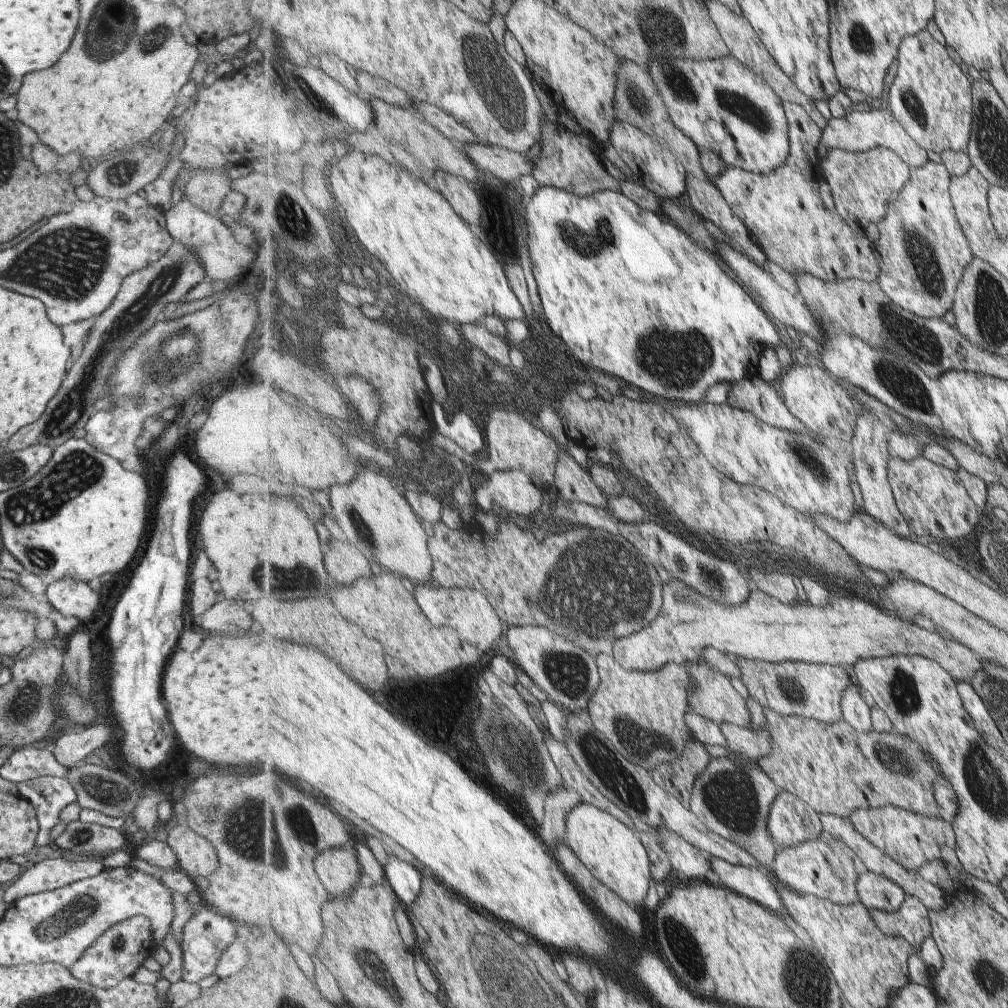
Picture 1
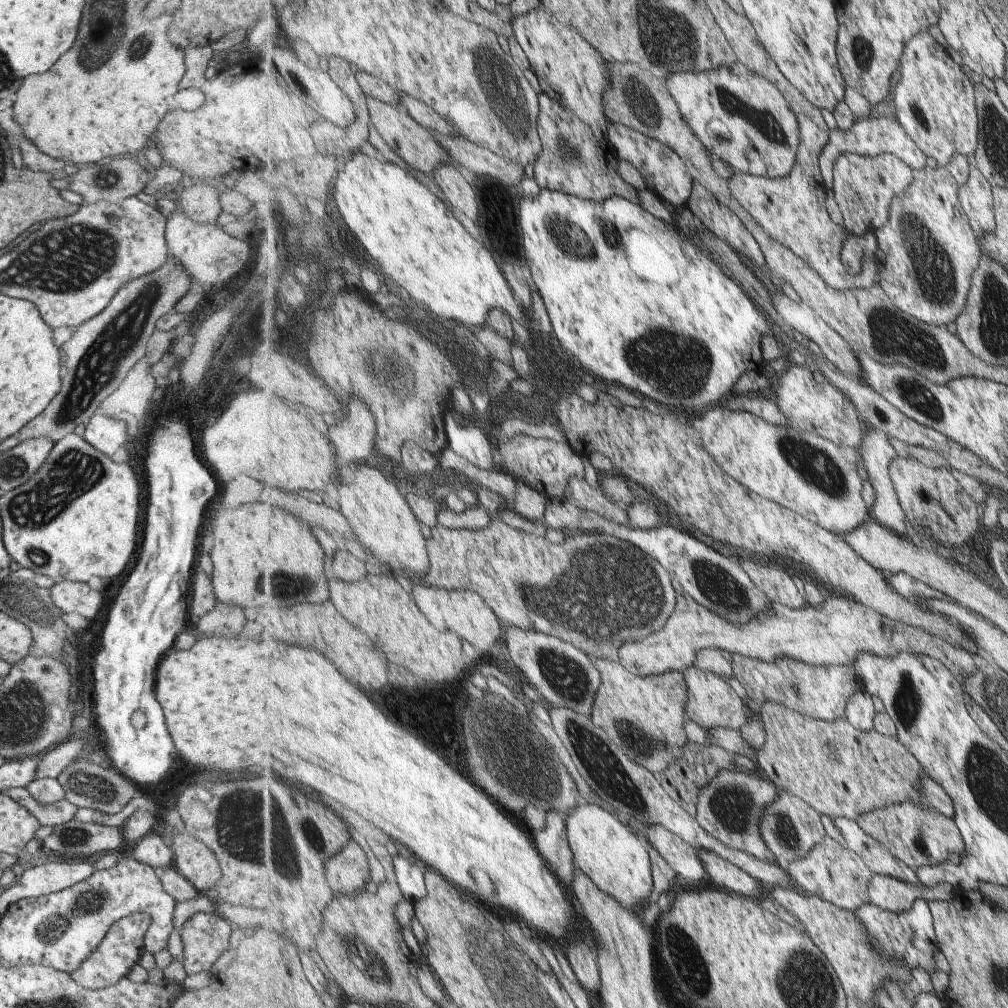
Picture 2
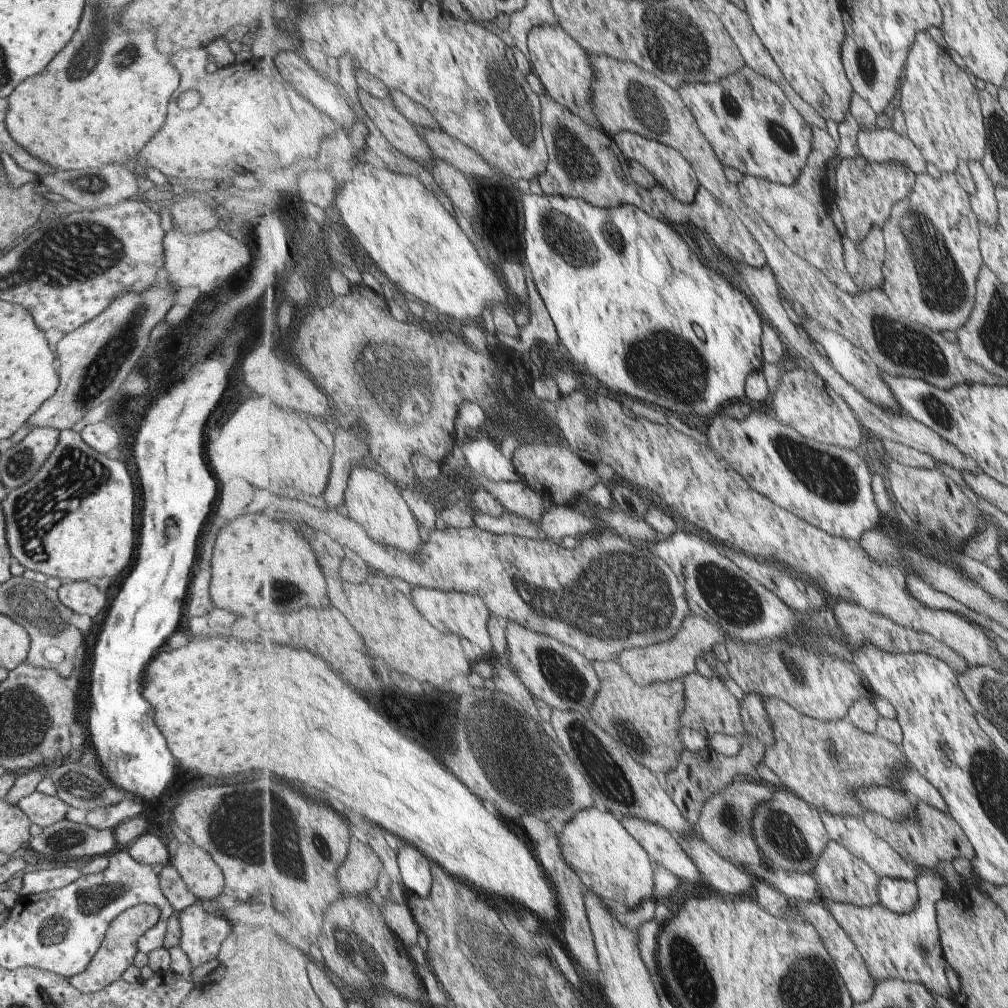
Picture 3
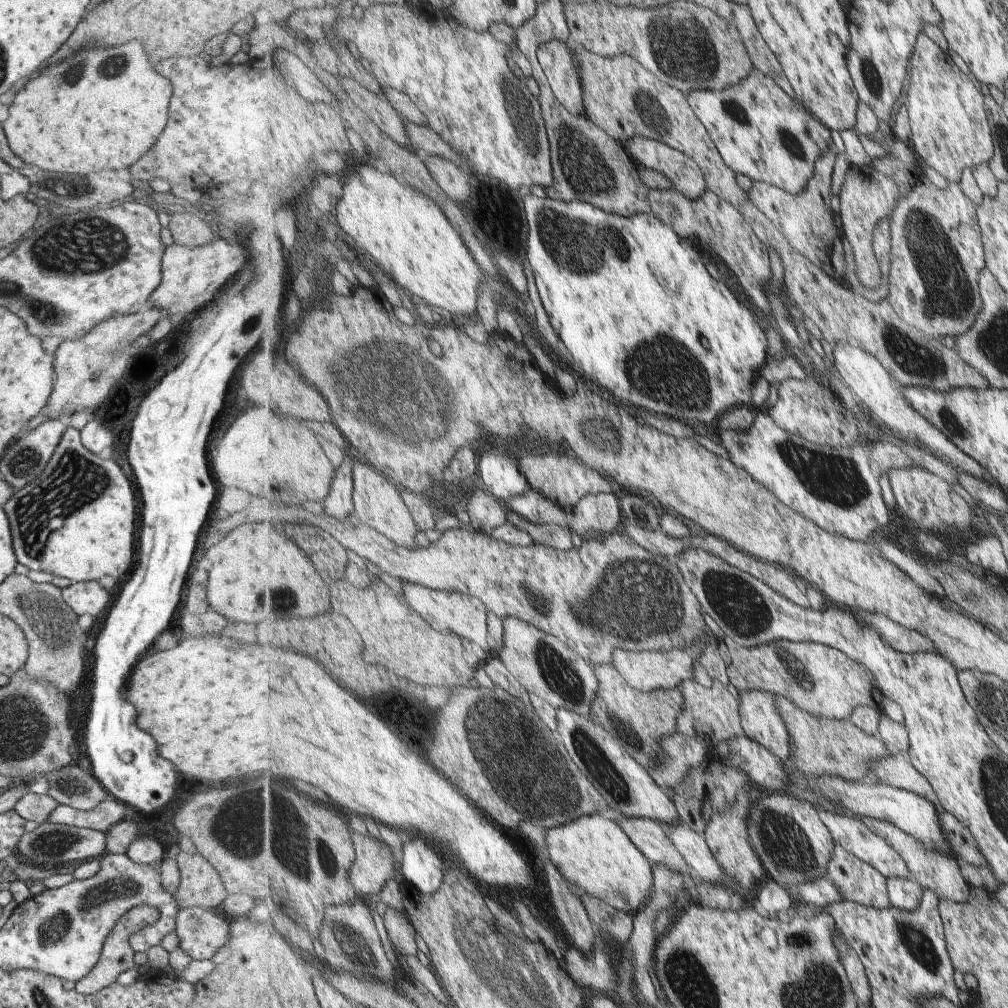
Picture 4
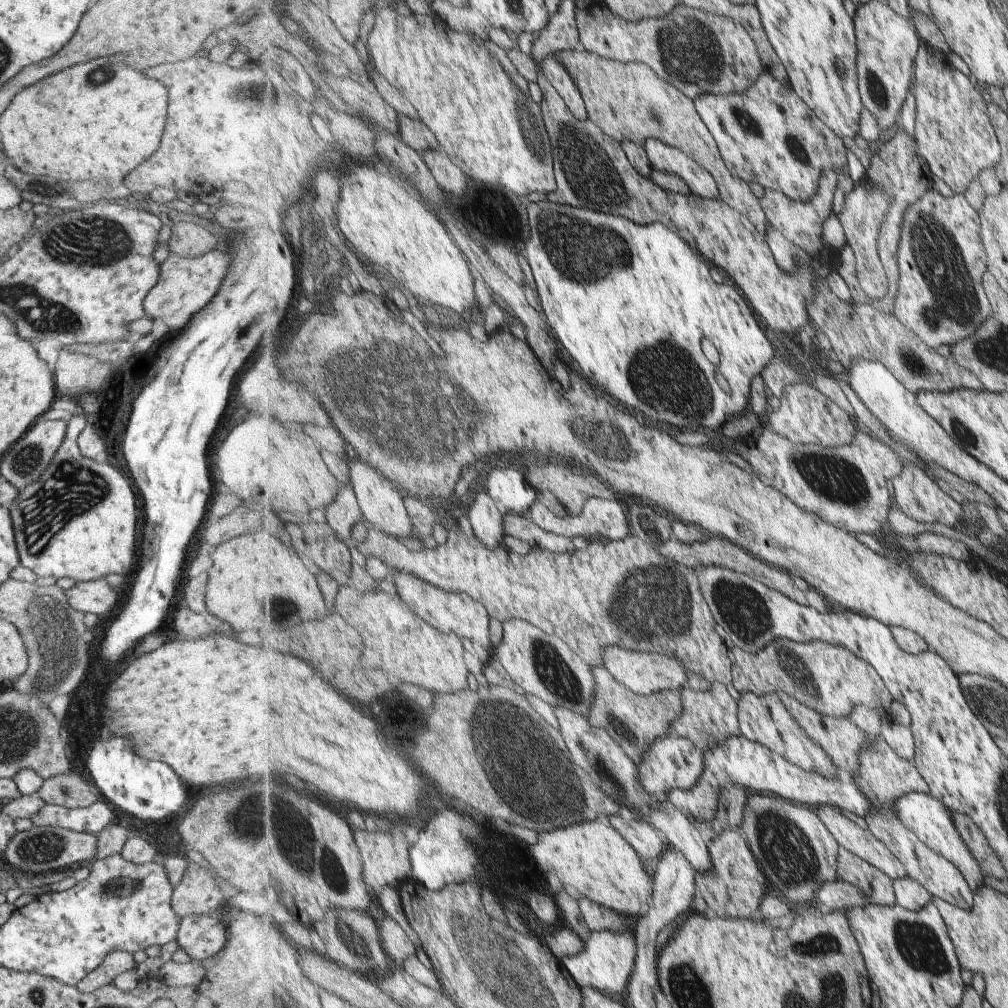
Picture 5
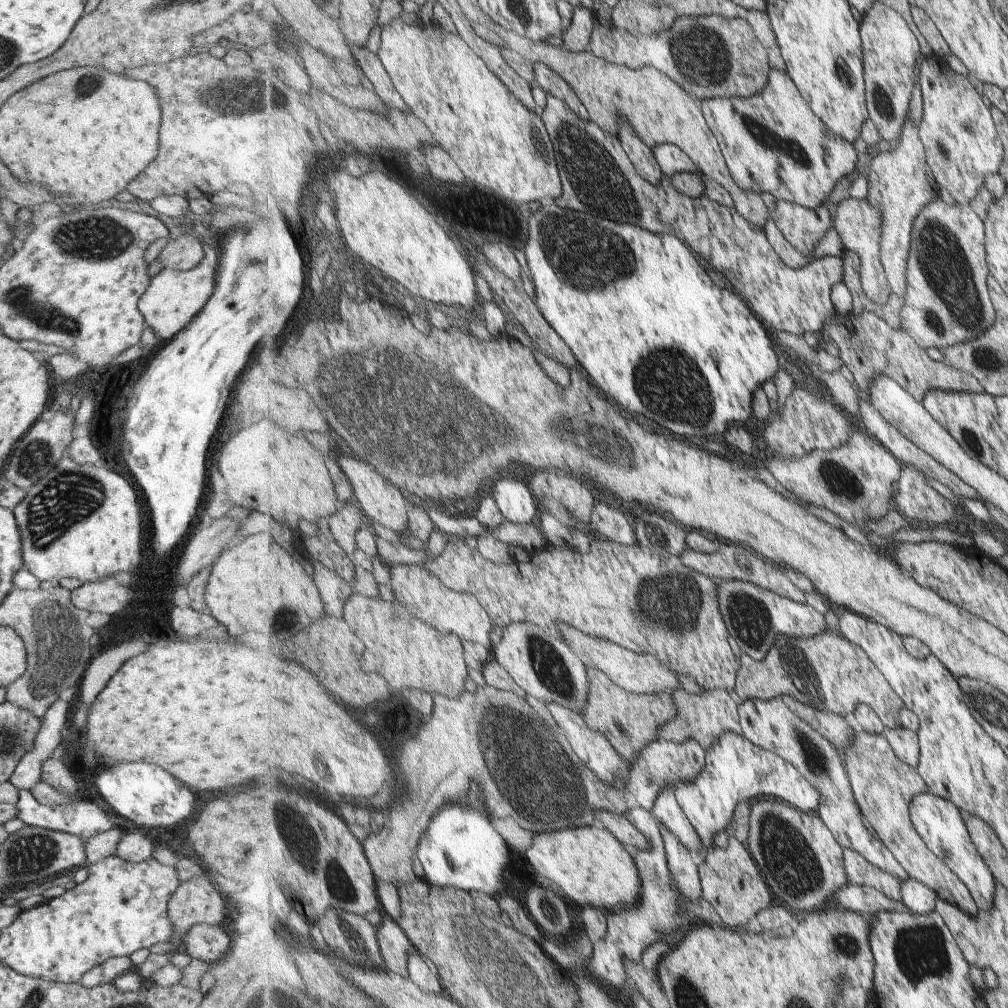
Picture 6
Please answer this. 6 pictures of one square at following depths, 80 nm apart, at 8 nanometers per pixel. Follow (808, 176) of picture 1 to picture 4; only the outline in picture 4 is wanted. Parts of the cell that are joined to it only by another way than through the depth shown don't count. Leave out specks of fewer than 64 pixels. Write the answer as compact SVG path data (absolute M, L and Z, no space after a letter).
M830 143L830 148L824 151L815 167L815 174L808 183L808 188L801 194L794 195L778 186L754 182L748 192L753 204L767 215L767 218L779 229L782 235L811 262L823 267L829 276L846 283L846 254L842 237L837 234L835 222L833 222L833 210L831 209L831 180L835 172L836 148Z

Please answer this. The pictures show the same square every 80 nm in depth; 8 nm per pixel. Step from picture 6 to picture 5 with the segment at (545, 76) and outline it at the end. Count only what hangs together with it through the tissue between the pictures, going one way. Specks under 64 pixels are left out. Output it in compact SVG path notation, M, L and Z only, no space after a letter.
M558 54L551 55L541 62L541 73L543 73L558 91L563 98L566 99L567 106L570 107L571 112L577 117L586 121L587 108L585 102L579 94L574 78L570 72L564 67L564 64L558 59Z

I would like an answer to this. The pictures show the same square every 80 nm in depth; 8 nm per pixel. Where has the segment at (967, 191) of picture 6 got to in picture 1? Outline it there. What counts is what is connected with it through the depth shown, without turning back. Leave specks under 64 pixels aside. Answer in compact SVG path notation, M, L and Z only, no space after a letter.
M929 32L903 39L888 106L908 133L927 152L965 151L971 132L971 92L965 74Z

